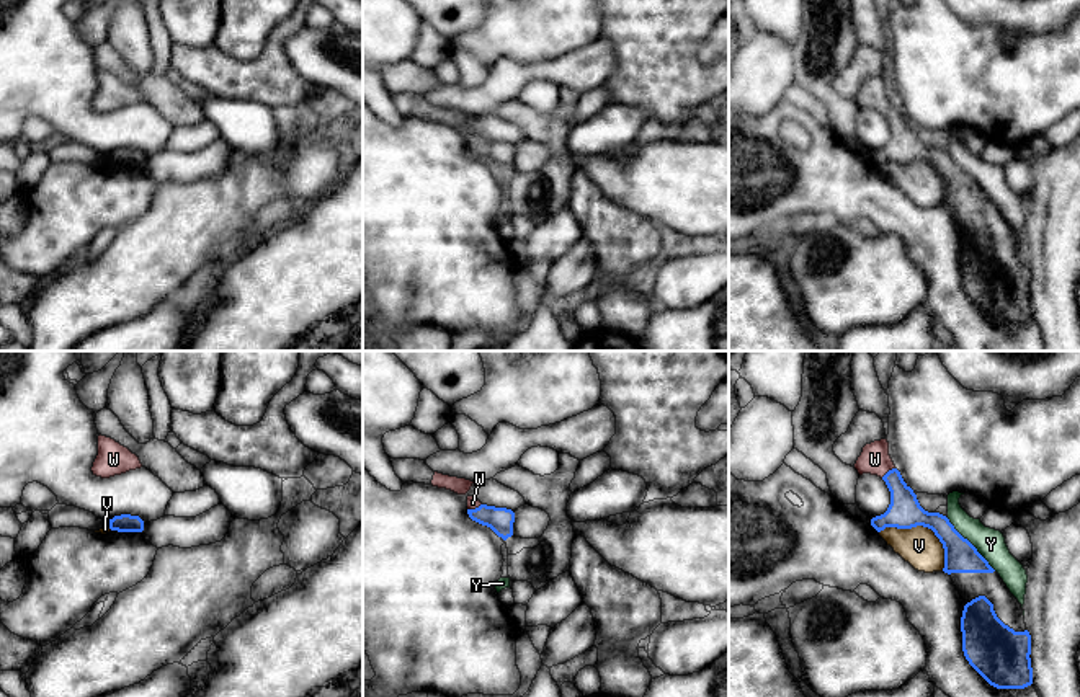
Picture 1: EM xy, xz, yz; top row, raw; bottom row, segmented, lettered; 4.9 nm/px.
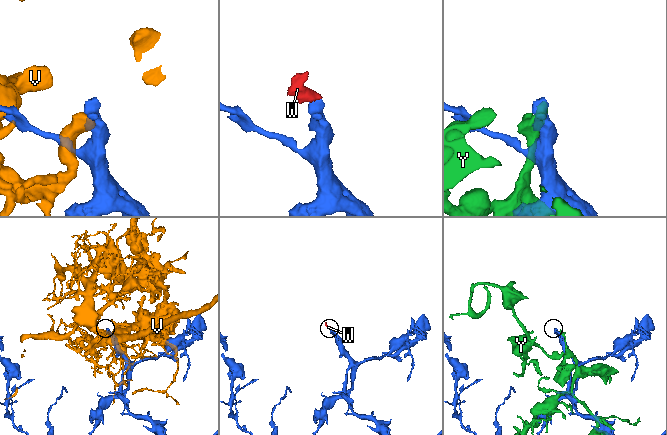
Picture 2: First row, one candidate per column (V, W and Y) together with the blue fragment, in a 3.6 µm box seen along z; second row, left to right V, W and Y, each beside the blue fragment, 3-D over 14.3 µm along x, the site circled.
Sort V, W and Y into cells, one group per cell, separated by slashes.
V / W / Y

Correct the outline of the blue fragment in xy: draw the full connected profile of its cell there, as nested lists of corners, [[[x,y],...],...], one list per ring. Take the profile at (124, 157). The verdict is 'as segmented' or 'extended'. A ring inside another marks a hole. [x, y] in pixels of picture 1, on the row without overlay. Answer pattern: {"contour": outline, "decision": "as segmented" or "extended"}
{"contour": [[[121,149],[109,153],[109,163],[118,166],[142,166],[144,155],[139,150]]], "decision": "as segmented"}

